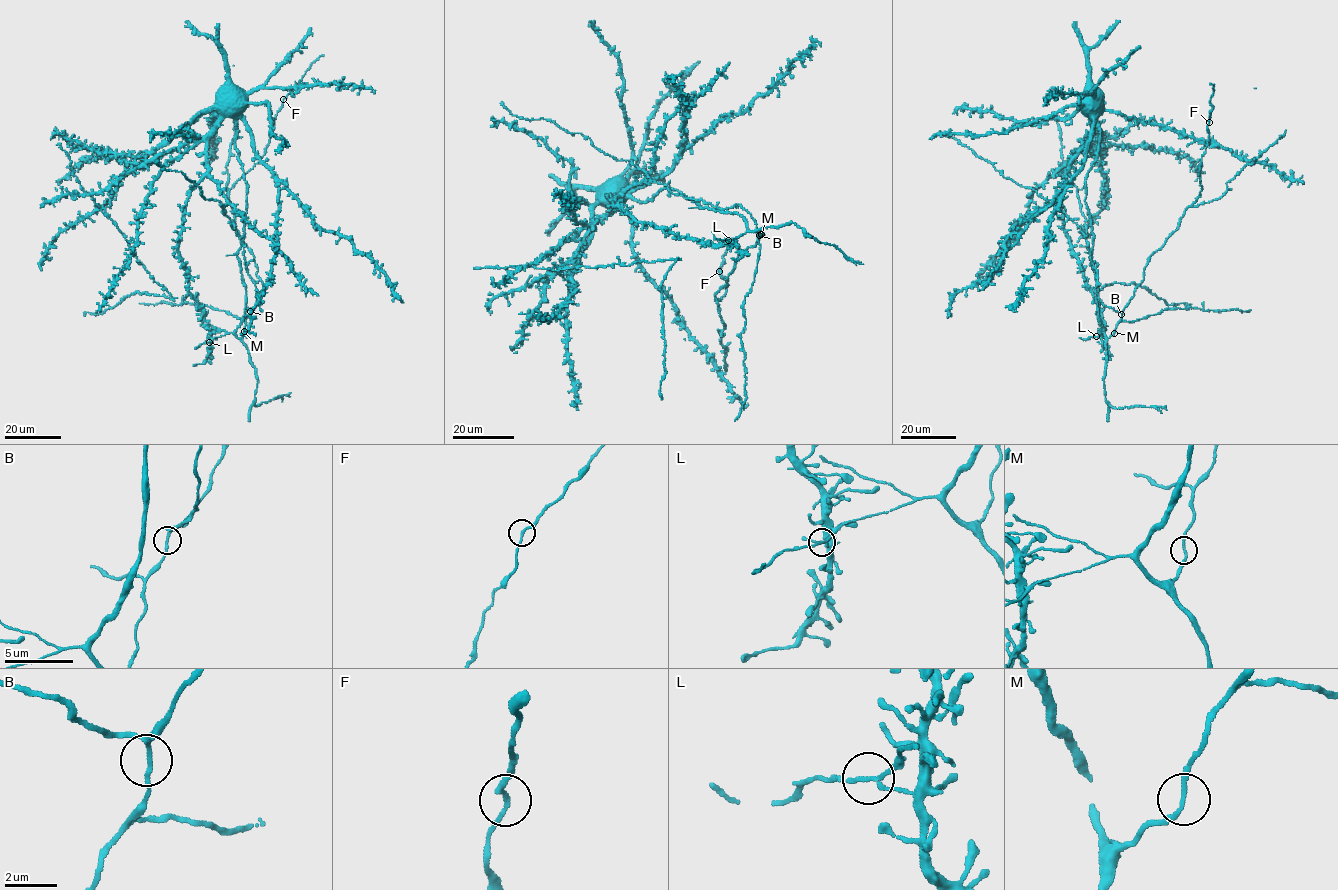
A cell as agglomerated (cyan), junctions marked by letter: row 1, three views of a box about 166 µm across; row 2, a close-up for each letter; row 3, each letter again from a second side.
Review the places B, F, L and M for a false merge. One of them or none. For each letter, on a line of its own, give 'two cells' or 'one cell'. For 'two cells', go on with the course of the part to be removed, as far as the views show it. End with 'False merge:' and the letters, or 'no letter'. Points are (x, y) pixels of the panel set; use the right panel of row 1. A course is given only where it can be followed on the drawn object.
B: one cell
F: one cell
L: one cell
M: one cell
False merge: no letter

